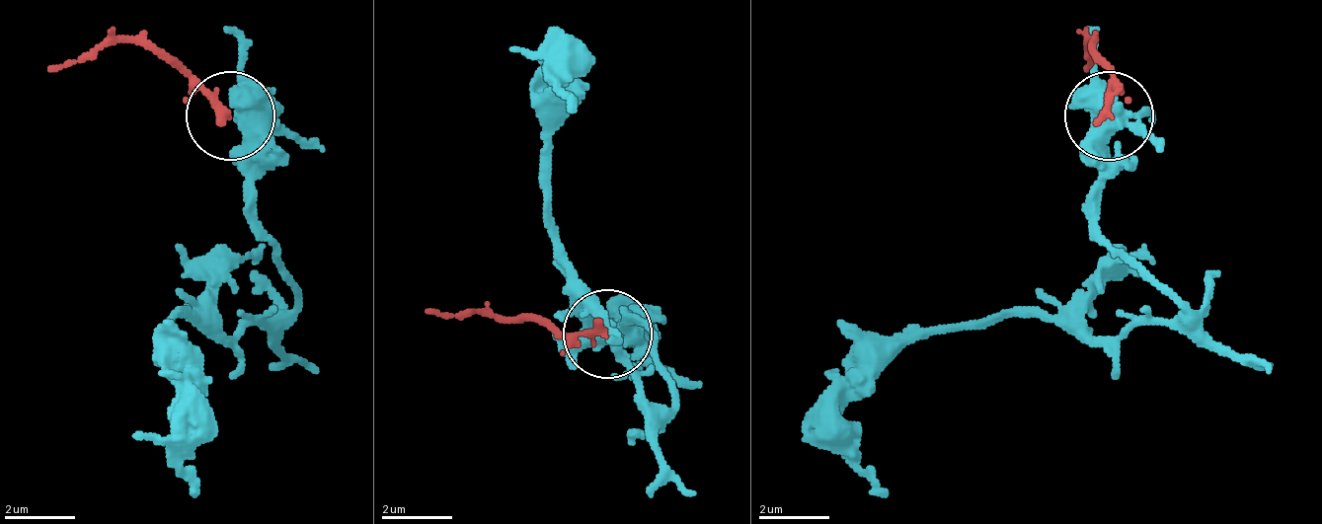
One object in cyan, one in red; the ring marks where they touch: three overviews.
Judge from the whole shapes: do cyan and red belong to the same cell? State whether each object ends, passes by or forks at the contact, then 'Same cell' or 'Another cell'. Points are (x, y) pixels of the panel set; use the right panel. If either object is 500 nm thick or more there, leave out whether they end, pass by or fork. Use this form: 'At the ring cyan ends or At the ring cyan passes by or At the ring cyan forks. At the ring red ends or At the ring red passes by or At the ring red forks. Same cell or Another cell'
Another cell

